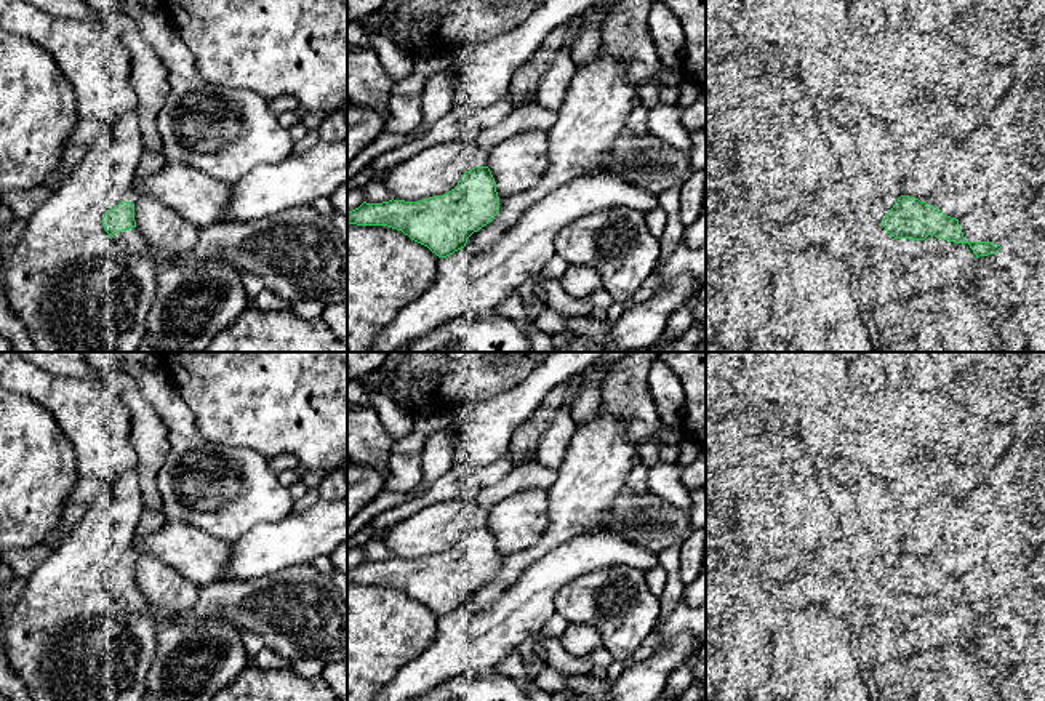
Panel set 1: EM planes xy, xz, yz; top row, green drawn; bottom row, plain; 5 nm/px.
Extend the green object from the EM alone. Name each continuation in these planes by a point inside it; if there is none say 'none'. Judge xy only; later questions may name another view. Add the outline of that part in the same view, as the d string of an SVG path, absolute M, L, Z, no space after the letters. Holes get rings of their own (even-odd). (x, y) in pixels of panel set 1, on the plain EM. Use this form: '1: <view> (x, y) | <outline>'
1: xy (132, 600) | M136 586L130 589L122 589L112 595L112 600L123 610L146 618L152 618L150 605Z

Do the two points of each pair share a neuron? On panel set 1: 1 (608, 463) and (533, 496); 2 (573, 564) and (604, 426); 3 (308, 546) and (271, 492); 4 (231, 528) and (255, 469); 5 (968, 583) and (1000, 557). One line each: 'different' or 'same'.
1: different
2: different
3: different
4: same
5: same

